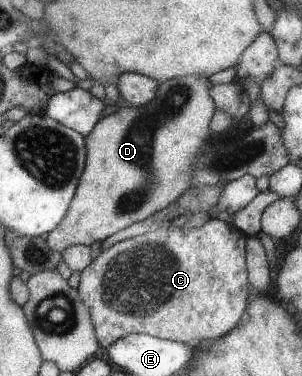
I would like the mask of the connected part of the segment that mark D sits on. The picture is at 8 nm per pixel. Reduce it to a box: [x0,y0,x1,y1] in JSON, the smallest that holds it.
[48,74,216,253]

